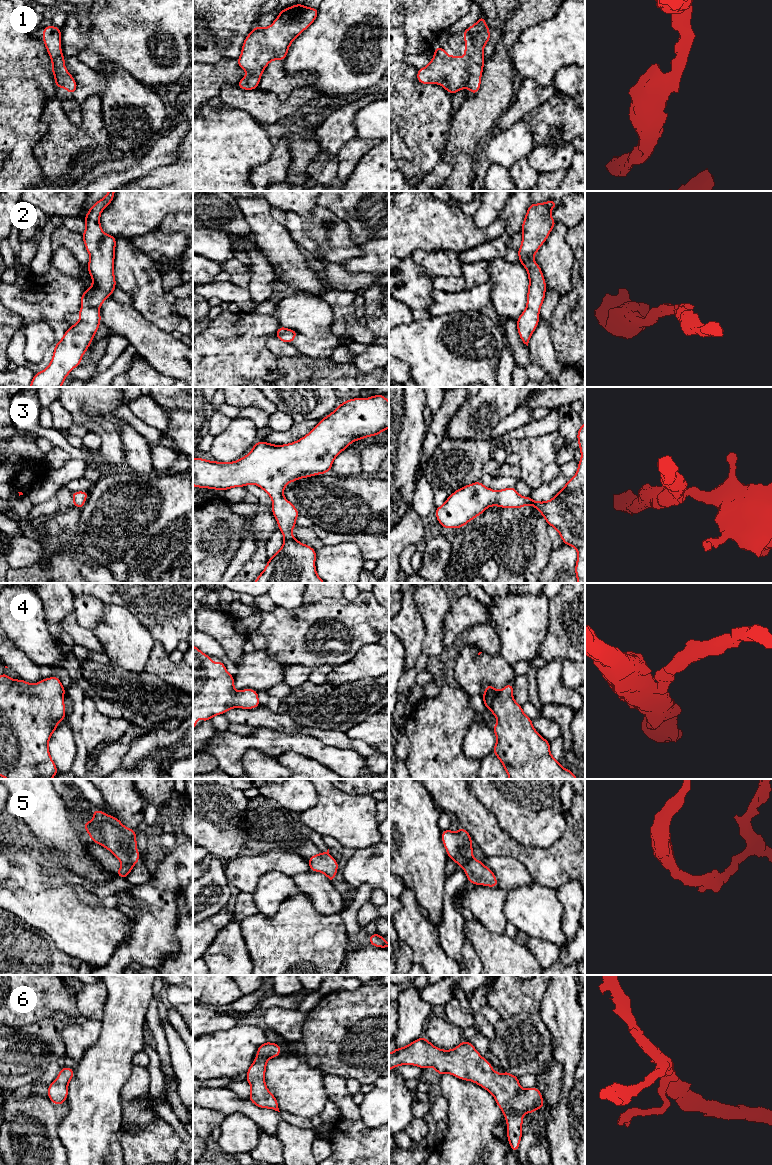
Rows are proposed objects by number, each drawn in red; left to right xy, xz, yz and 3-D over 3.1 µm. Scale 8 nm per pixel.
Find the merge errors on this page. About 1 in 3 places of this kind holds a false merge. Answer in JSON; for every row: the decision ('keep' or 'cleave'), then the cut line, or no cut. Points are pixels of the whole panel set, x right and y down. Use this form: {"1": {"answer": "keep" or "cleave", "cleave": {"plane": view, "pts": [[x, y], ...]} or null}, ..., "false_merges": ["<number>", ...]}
{"1": {"answer": "keep", "cleave": null}, "2": {"answer": "keep", "cleave": null}, "3": {"answer": "keep", "cleave": null}, "4": {"answer": "keep", "cleave": null}, "5": {"answer": "cleave", "cleave": {"plane": "yz", "pts": [[472, 858], [462, 866]]}}, "6": {"answer": "keep", "cleave": null}, "false_merges": ["5"]}

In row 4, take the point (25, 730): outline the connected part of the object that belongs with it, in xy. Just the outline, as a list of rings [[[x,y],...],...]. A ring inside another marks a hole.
[[[5,673],[0,676],[0,776],[6,779],[52,779],[58,769],[48,749],[48,742],[57,724],[65,717],[64,693],[66,689],[58,677],[41,679],[37,684],[22,679],[14,680]],[[1,684],[5,687],[5,716],[1,716]]]

